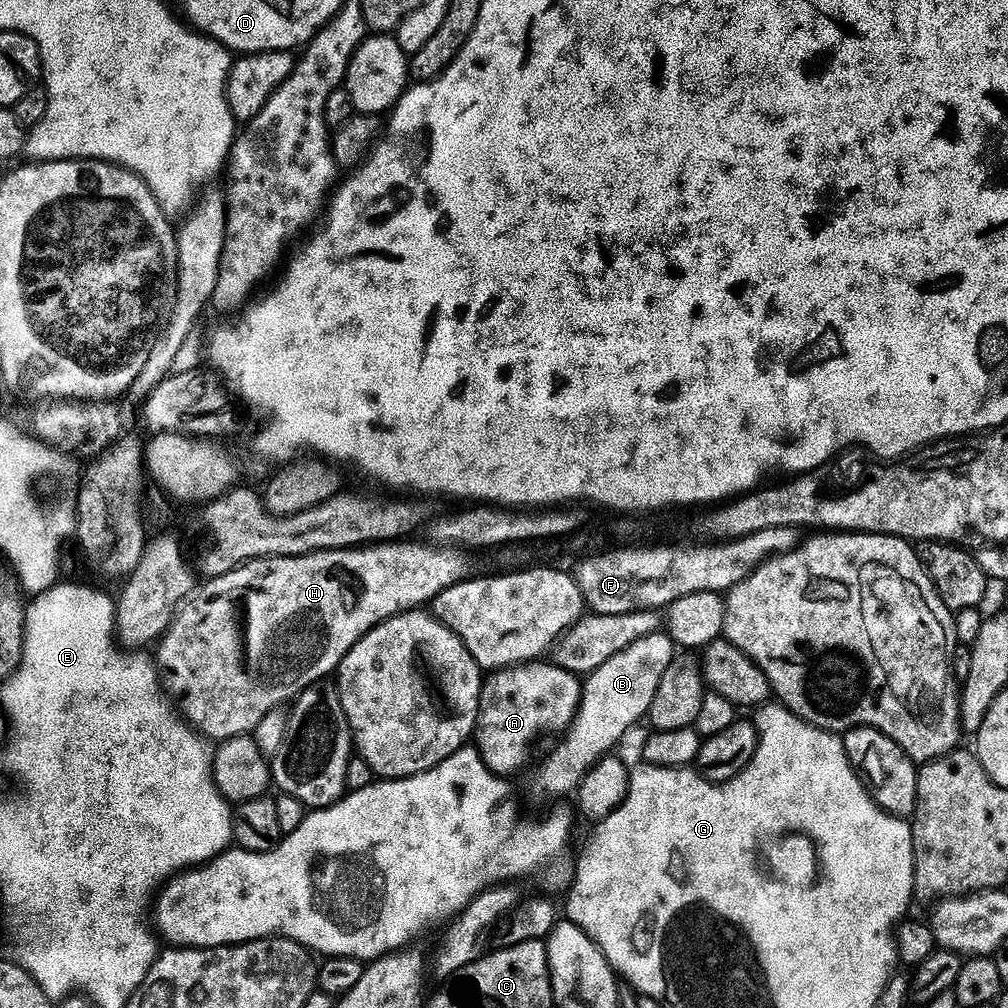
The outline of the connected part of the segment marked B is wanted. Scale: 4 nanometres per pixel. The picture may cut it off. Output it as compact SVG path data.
M667 631L652 632L634 642L583 681L584 697L580 699L580 713L563 737L564 742L552 752L552 757L540 768L536 788L548 796L568 796L577 791L584 776L601 759L617 751L616 743L649 715L659 683L666 670L676 660L678 647Z

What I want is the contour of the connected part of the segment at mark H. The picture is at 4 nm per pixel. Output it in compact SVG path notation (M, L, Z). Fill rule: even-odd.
M380 542L375 546L361 546L355 550L339 548L333 552L311 552L305 556L270 556L259 560L252 560L236 568L232 573L225 576L209 579L208 584L201 583L196 591L188 597L175 613L175 619L168 630L158 640L160 649L154 652L154 663L162 677L162 687L169 697L174 701L181 717L188 722L200 734L212 742L223 742L232 740L236 736L246 736L255 733L255 728L271 714L275 708L283 704L291 705L295 696L300 696L311 684L320 684L327 681L340 667L340 663L346 658L346 654L357 644L367 632L378 627L389 620L392 616L398 616L402 612L423 609L431 605L438 594L442 594L450 586L461 584L463 580L469 579L468 560L463 551L458 548L437 548L427 542L421 544L408 544L412 542ZM320 644L320 672L260 672L260 664L272 664L272 656L284 656L284 648L292 652L304 652L304 660L296 660L296 664L316 664L308 652Z

